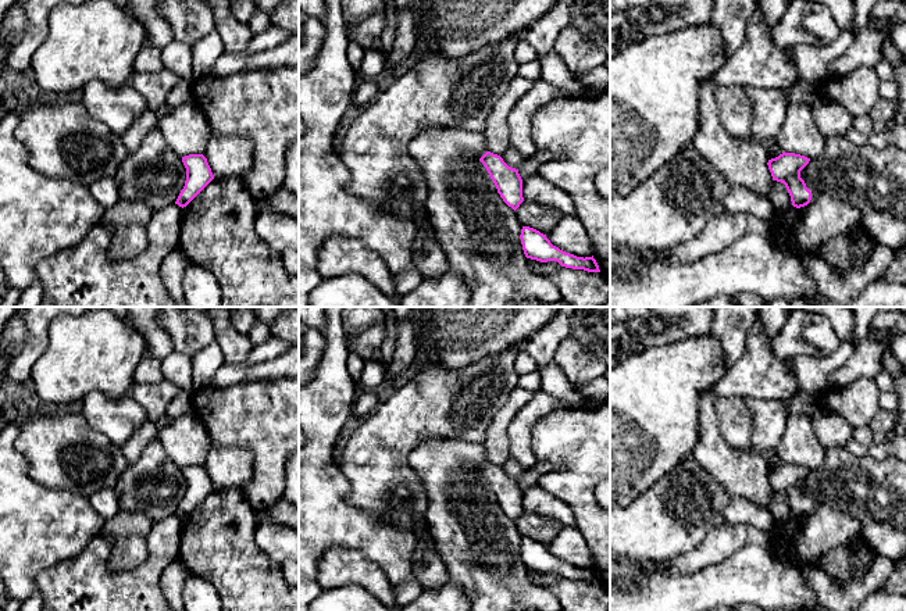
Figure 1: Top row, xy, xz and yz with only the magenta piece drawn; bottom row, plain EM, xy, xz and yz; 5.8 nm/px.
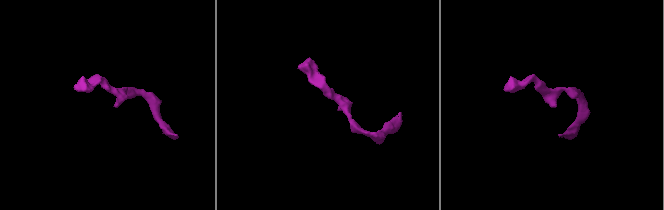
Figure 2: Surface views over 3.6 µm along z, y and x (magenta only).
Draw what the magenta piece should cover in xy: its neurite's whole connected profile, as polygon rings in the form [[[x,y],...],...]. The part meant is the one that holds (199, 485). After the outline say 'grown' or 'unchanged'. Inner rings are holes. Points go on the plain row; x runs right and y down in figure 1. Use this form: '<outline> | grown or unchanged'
[[[203,465],[185,467],[182,474],[186,479],[186,492],[175,515],[183,519],[214,490],[214,486]]] | unchanged

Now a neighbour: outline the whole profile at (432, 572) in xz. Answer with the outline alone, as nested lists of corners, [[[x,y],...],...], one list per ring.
[[[425,521],[417,522],[415,536],[418,540],[422,540],[425,546],[424,558],[417,572],[420,586],[422,590],[438,587],[450,579],[450,574],[435,547],[428,524]]]

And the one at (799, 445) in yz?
[[[789,415],[775,454],[785,464],[814,469],[824,462],[825,447],[813,430],[809,415]]]

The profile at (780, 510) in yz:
[[[773,492],[771,503],[766,507],[775,522],[784,522],[792,518],[791,507],[784,494]]]

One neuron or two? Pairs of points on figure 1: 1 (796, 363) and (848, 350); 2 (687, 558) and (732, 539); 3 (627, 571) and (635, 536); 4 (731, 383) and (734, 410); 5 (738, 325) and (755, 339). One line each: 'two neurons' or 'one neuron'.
1: one neuron
2: one neuron
3: two neurons
4: two neurons
5: two neurons

